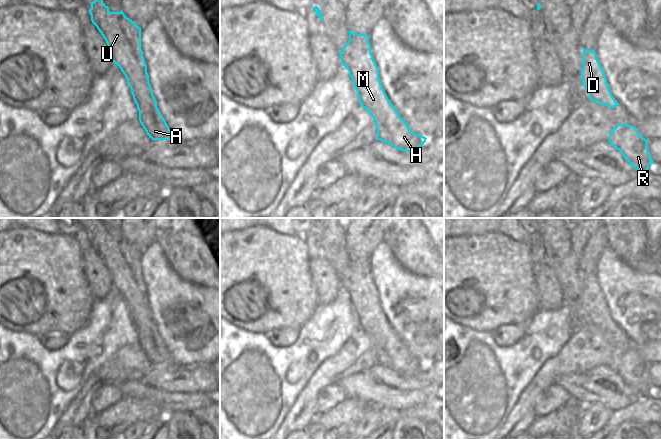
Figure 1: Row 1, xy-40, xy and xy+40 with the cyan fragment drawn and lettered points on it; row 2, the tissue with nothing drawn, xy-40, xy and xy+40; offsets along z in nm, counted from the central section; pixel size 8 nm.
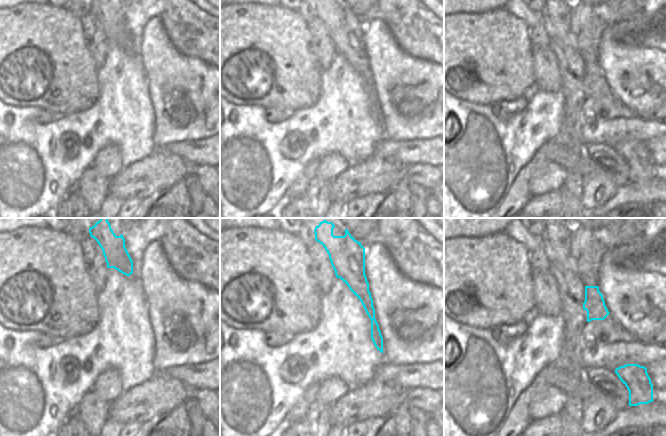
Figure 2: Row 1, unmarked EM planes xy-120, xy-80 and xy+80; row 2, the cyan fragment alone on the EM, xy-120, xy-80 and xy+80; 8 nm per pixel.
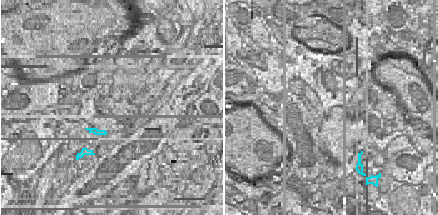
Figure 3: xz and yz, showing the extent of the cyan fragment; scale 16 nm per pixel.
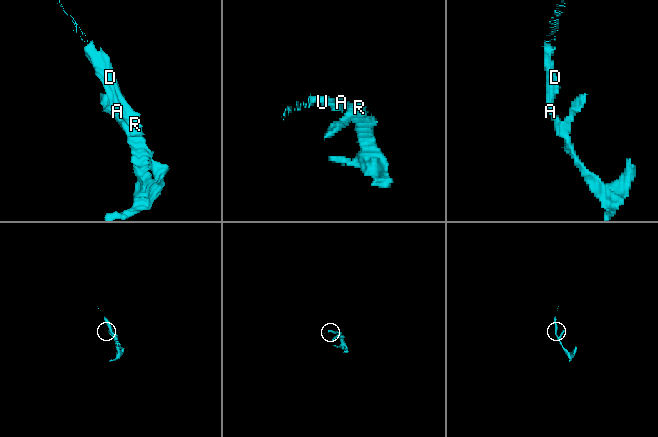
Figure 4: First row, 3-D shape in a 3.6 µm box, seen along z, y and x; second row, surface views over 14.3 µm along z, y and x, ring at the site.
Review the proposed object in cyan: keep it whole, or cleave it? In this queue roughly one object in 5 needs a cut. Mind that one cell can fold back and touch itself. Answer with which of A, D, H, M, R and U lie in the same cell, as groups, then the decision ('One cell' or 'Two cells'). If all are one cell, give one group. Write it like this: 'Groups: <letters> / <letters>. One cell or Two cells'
Groups: A D H M R U. One cell

